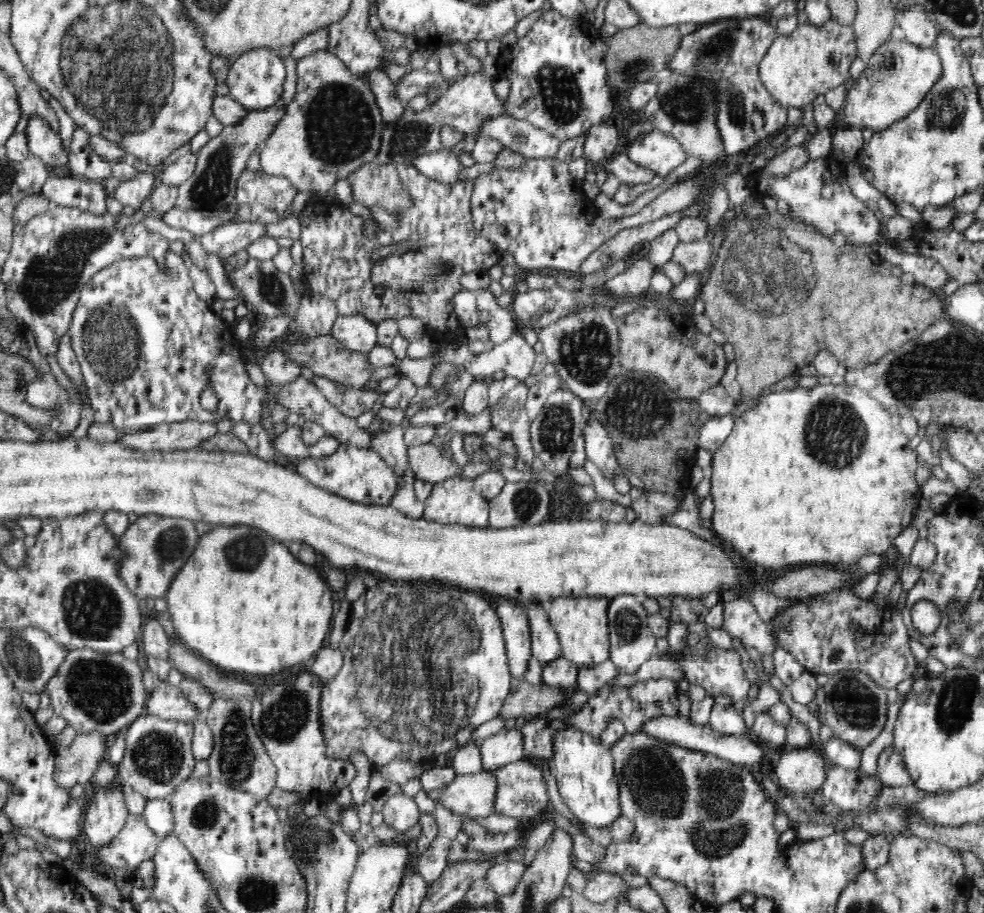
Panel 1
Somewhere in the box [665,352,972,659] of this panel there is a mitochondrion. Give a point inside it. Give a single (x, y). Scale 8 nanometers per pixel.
(835, 436)

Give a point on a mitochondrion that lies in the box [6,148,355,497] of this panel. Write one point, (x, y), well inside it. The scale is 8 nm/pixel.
(48, 280)

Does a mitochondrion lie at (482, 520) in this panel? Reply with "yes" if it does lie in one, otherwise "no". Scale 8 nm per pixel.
no

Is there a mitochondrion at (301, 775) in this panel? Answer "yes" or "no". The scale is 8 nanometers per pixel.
no

